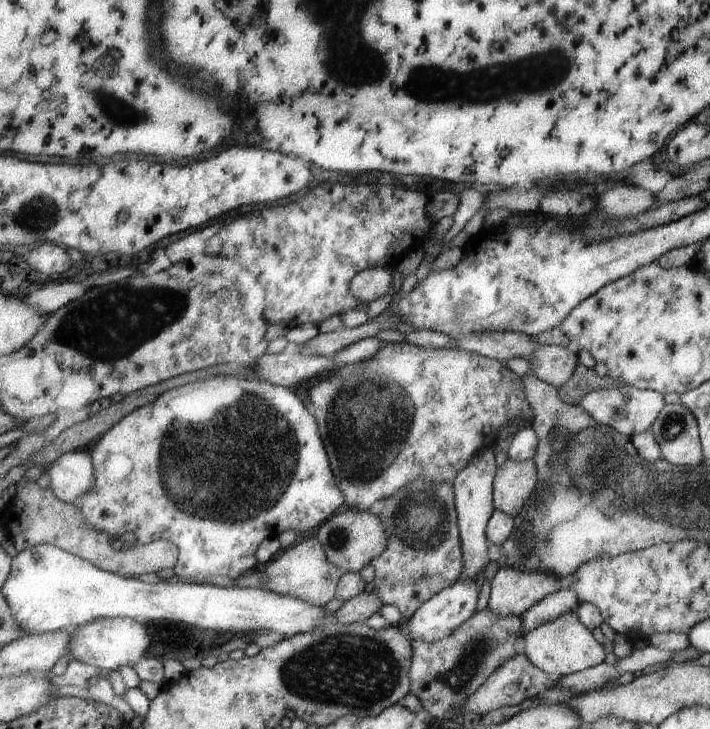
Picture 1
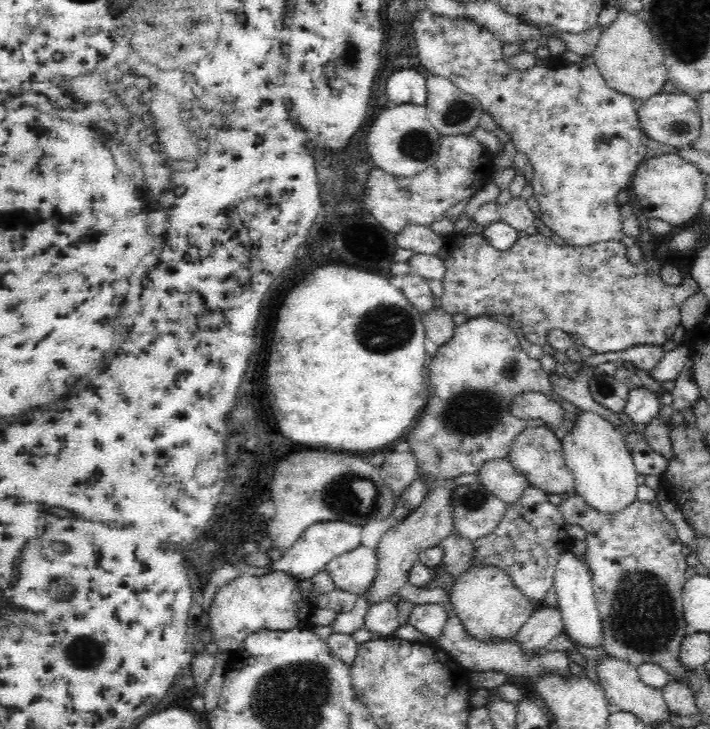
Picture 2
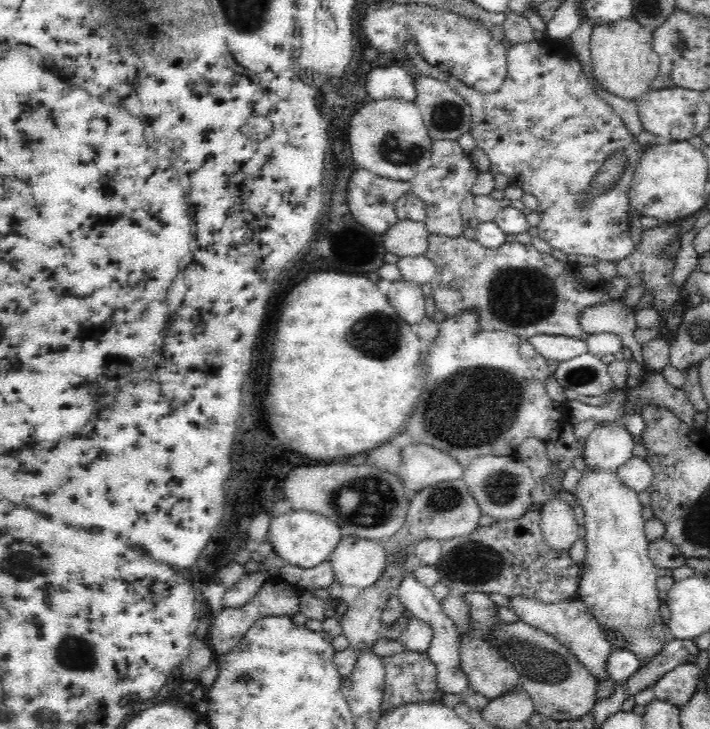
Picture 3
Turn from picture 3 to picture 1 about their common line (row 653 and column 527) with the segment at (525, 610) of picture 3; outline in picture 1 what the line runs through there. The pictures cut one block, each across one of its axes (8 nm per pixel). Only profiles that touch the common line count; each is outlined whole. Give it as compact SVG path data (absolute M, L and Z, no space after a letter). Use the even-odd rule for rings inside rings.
M499 566L490 581L487 610L497 616L519 616L564 584L561 579L545 572L519 572Z

